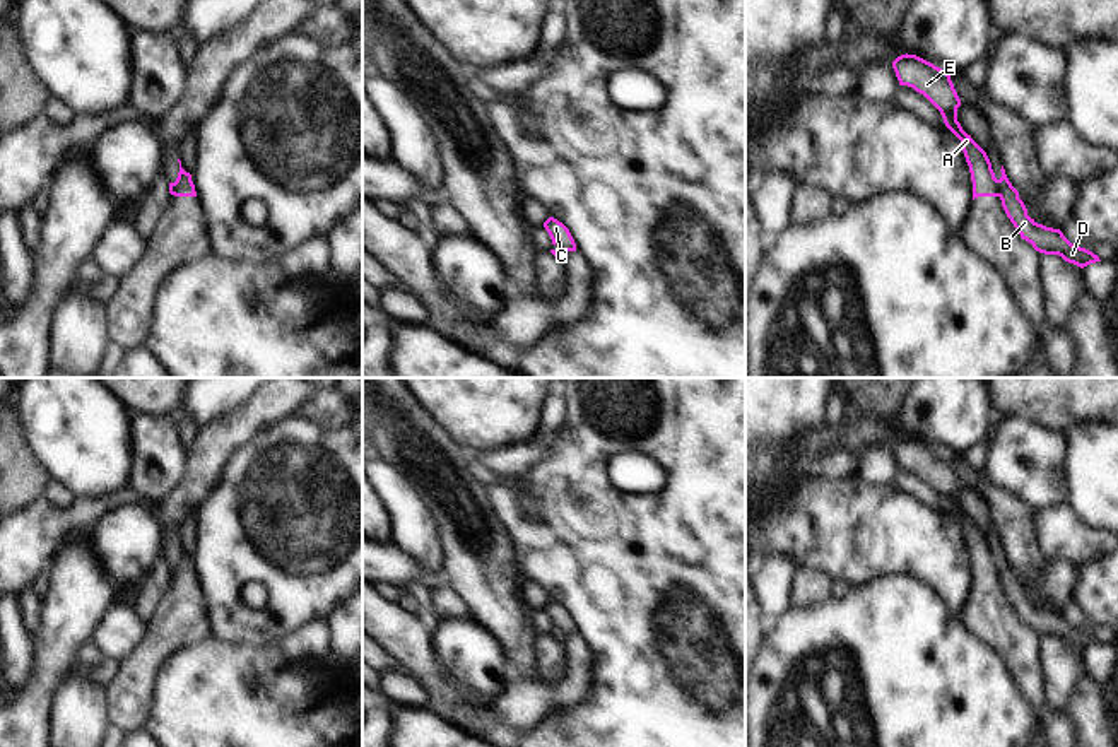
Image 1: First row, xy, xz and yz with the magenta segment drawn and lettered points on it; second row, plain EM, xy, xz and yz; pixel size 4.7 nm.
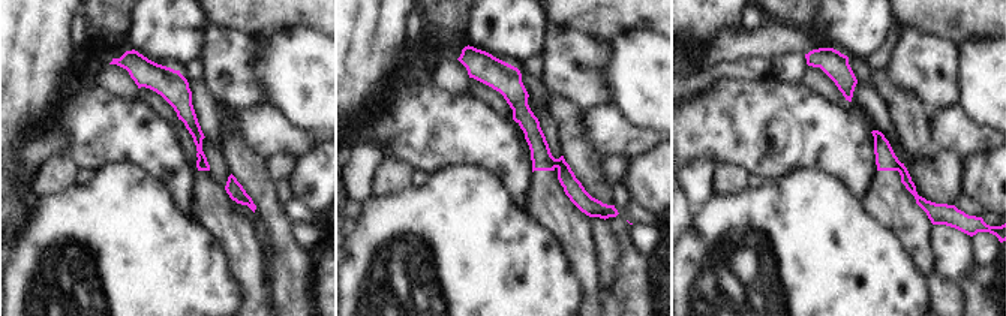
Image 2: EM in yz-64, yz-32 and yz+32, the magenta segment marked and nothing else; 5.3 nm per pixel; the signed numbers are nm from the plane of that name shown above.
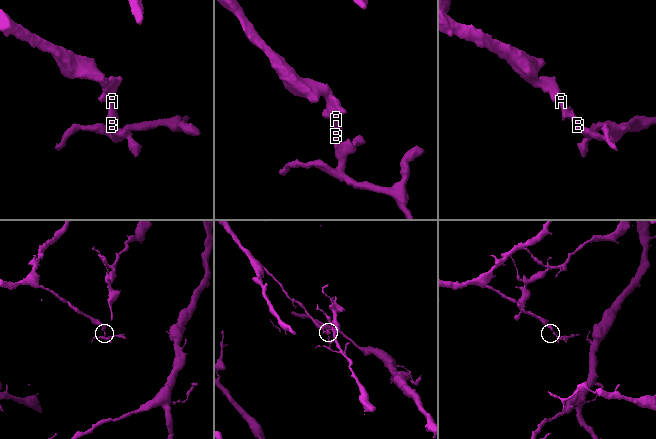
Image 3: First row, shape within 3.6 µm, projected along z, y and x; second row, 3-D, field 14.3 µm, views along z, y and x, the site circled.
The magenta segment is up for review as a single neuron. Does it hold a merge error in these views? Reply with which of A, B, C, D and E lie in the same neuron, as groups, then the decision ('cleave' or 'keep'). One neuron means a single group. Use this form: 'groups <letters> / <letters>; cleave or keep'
groups A C E / B D; cleave

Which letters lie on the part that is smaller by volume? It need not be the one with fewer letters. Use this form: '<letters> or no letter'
B, D

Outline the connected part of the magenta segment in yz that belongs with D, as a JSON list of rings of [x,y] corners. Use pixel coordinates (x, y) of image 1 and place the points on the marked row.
[[[1003,166],[1000,171],[1002,176],[997,179],[997,185],[1002,207],[1022,239],[1031,243],[1036,251],[1058,255],[1080,268],[1101,262],[1092,251],[1072,244],[1060,229],[1046,227],[1031,219],[1024,202],[1019,198],[1019,191],[1009,181]]]

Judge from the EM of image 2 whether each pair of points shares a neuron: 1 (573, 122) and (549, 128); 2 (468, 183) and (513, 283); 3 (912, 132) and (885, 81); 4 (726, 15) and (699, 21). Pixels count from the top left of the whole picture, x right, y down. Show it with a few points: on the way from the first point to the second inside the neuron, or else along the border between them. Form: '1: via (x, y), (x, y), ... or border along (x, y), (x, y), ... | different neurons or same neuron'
1: border along (547, 92), (547, 110), (556, 128), (562, 155) | different neurons
2: via (468, 208), (468, 238), (488, 258) | same neuron
3: via (912, 120), (904, 105), (892, 93) | same neuron
4: via (720, 15), (705, 15) | same neuron

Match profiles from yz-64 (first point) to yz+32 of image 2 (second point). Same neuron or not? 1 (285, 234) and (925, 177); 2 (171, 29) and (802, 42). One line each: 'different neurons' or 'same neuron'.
1: different neurons
2: different neurons

